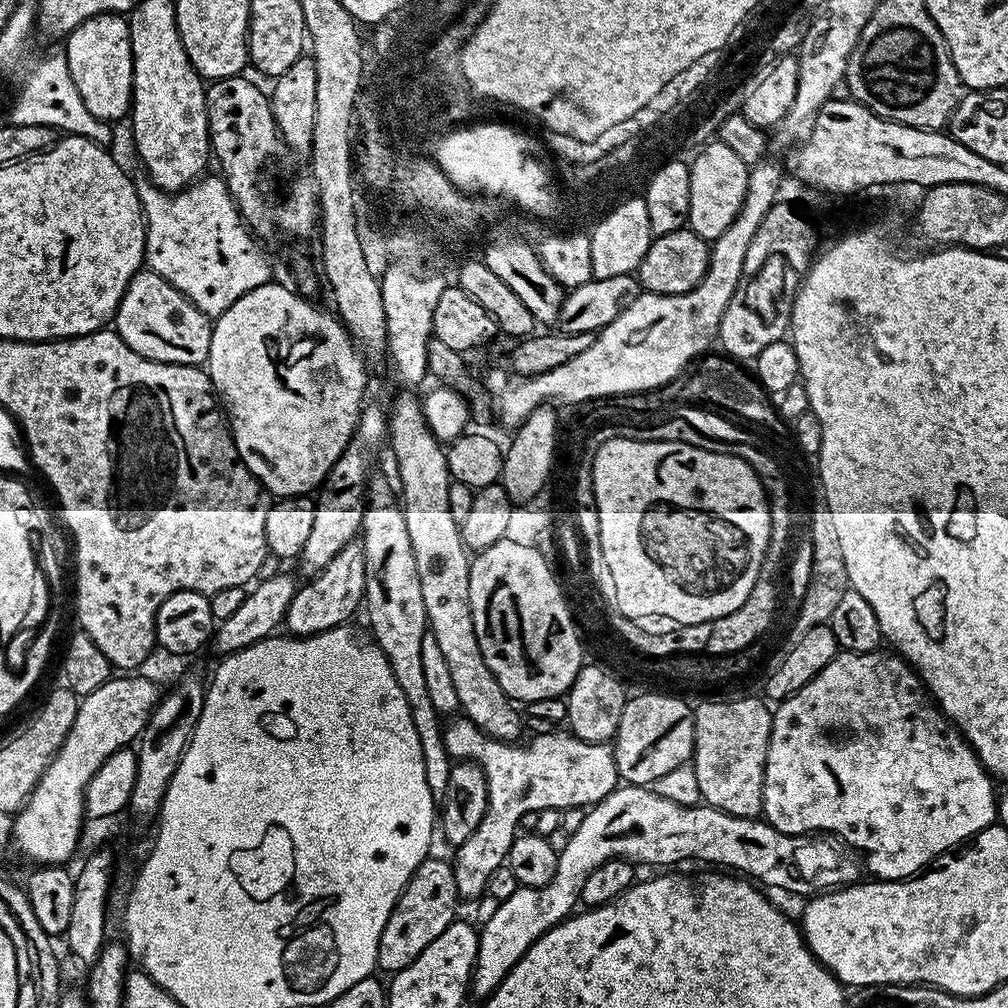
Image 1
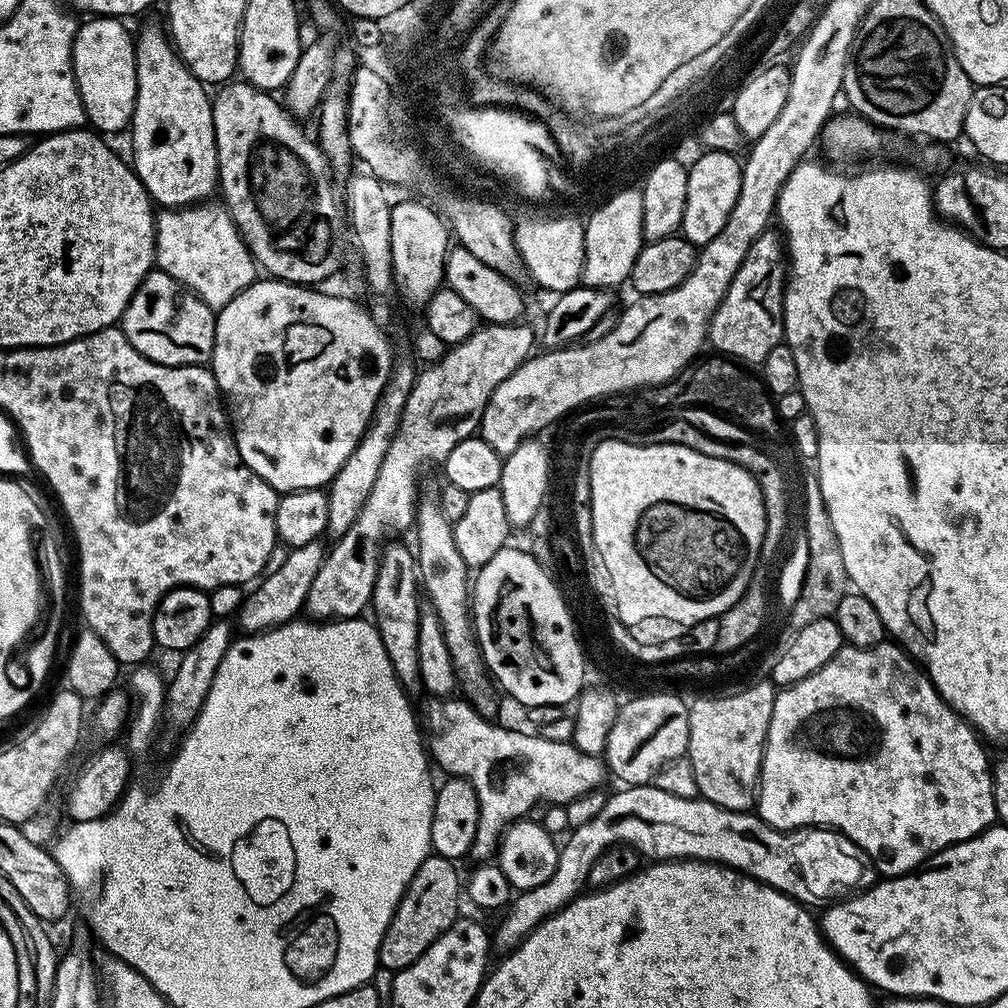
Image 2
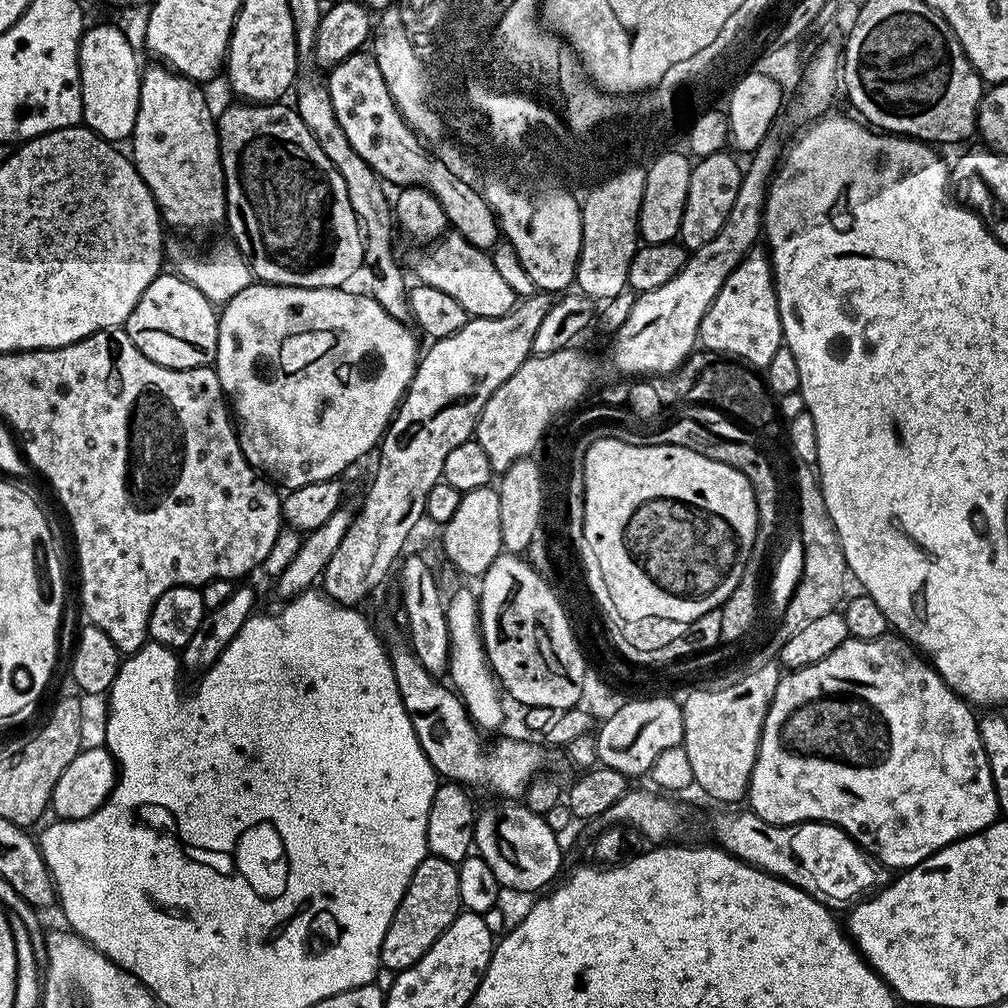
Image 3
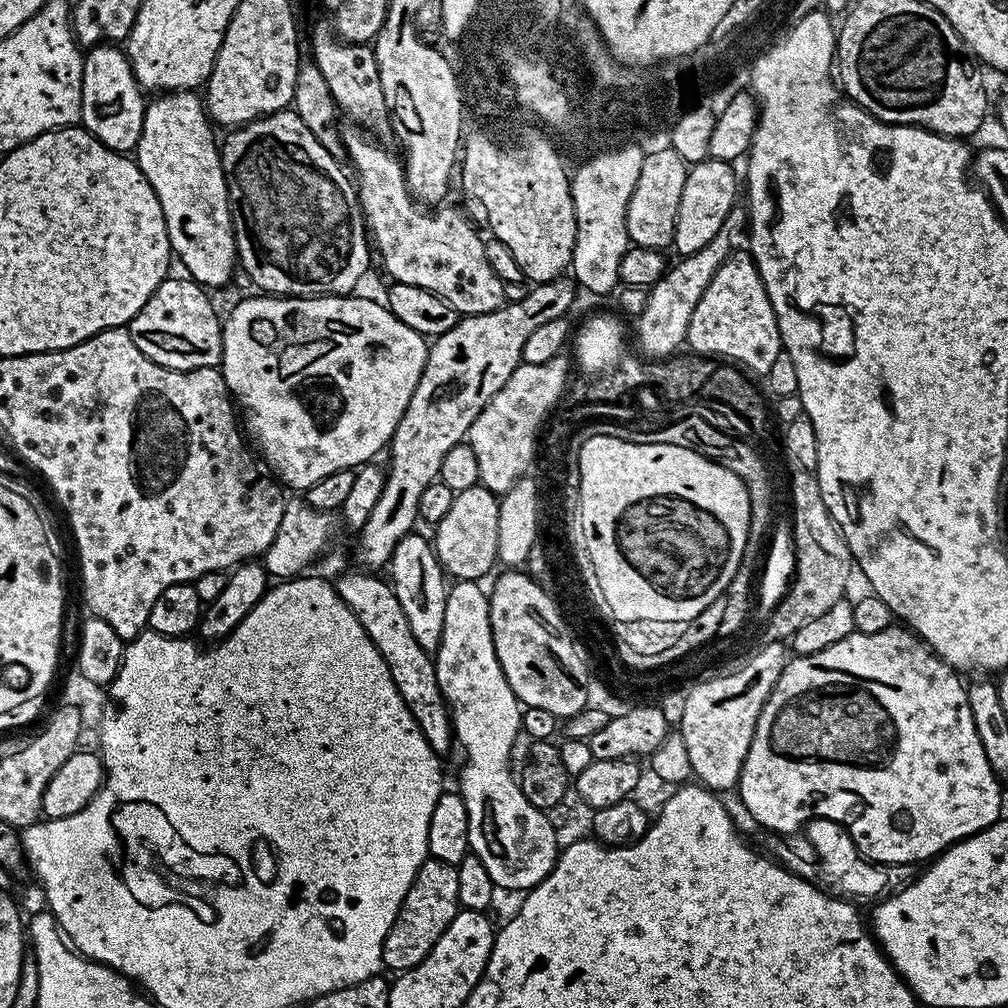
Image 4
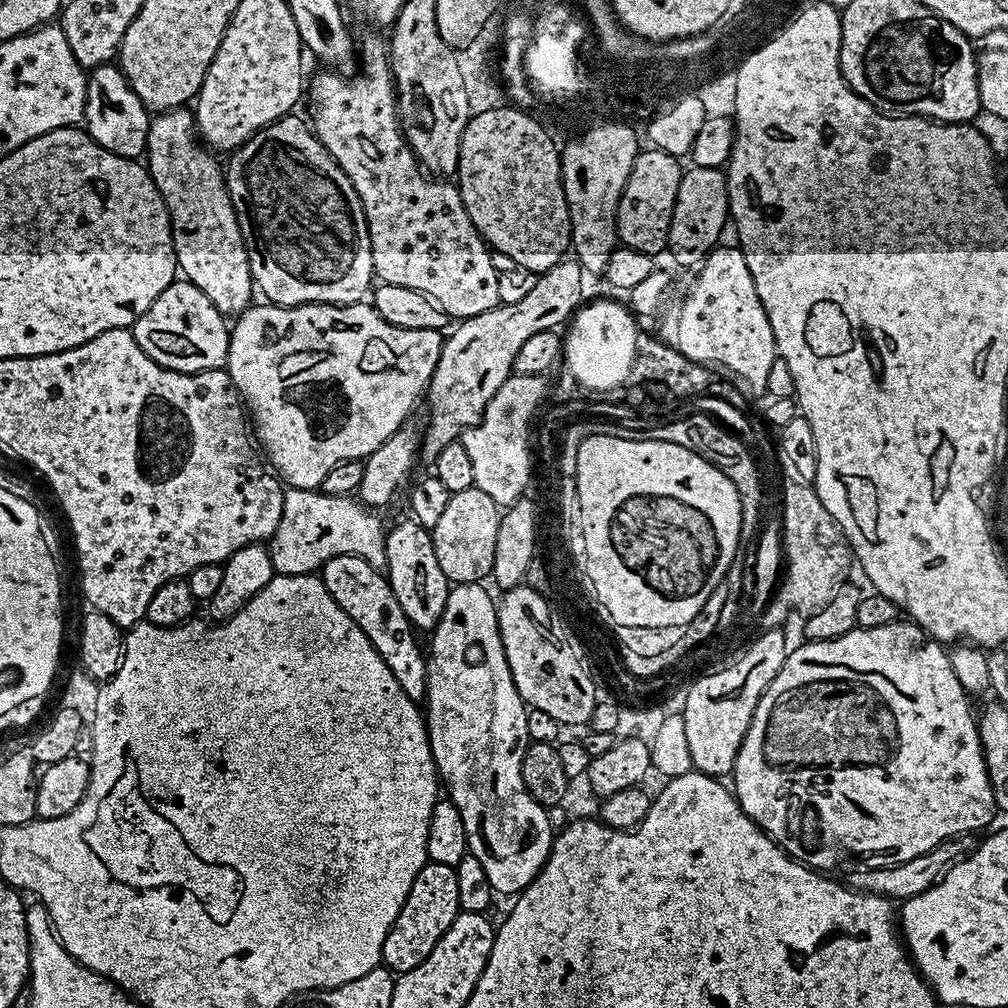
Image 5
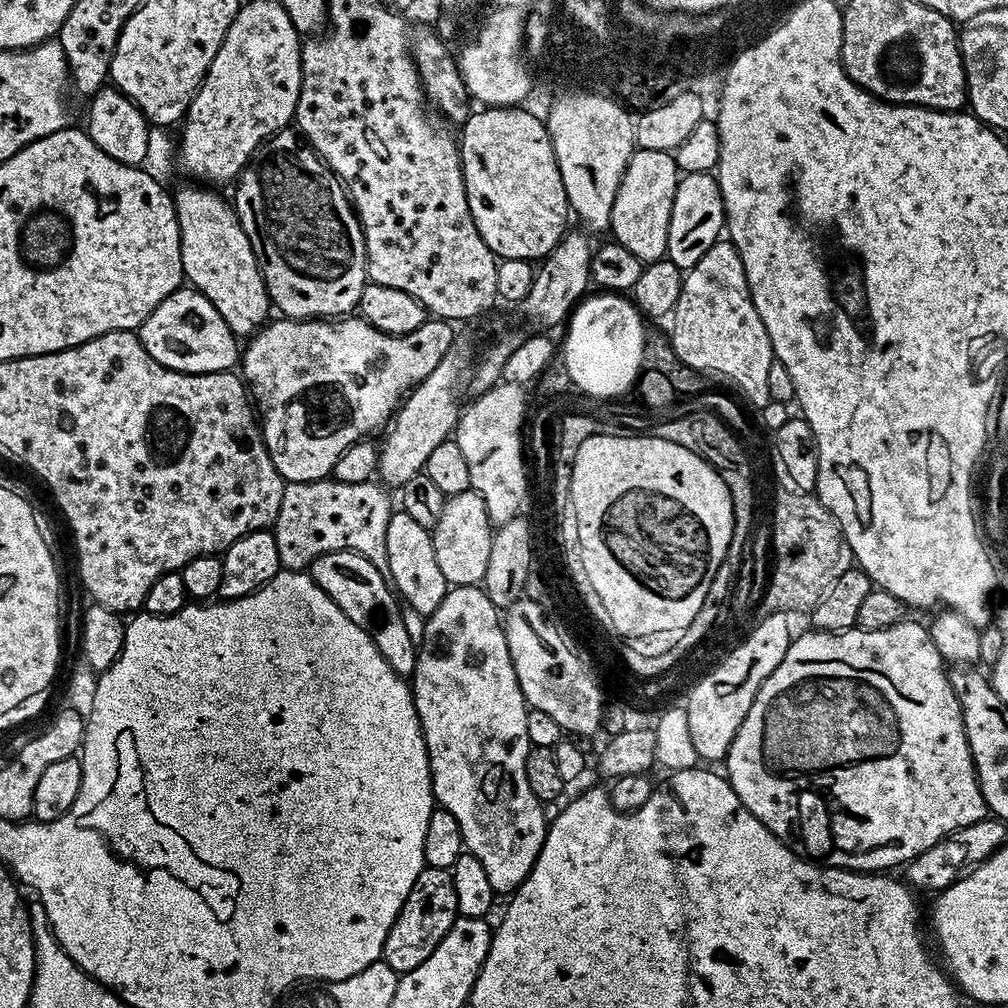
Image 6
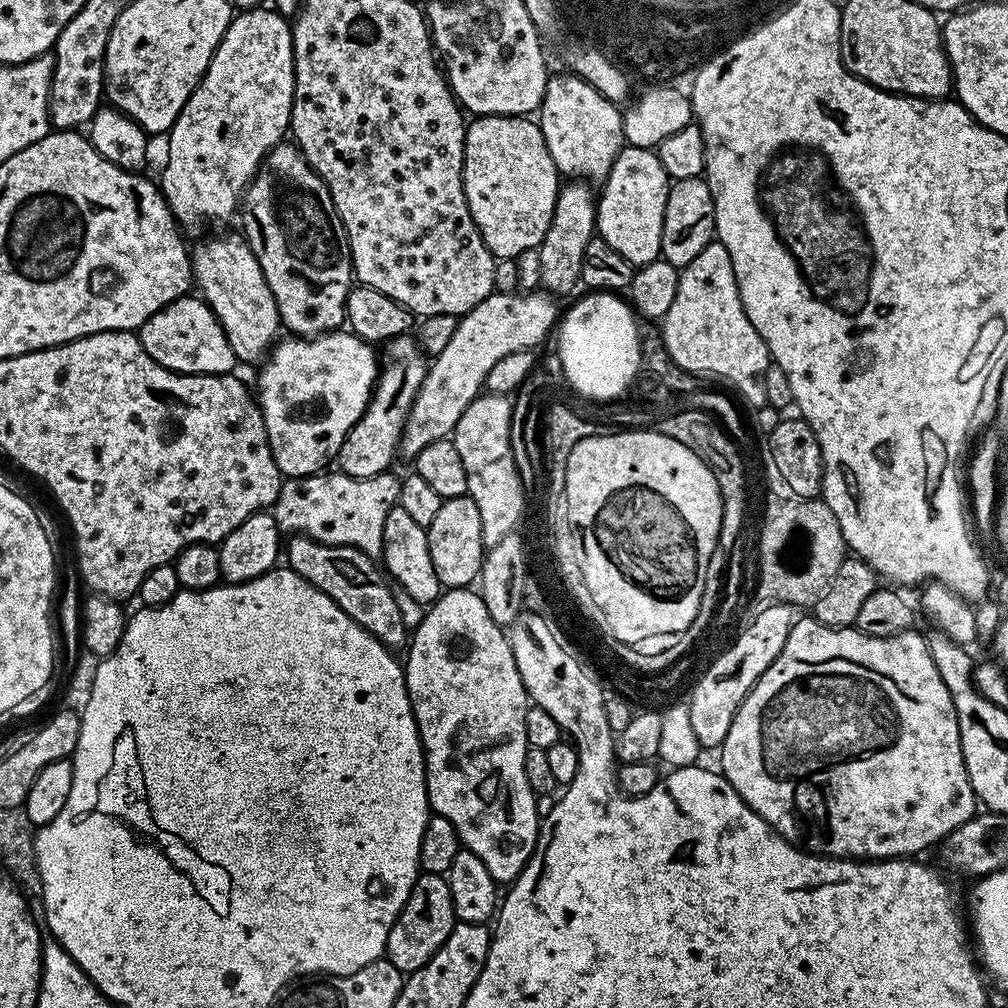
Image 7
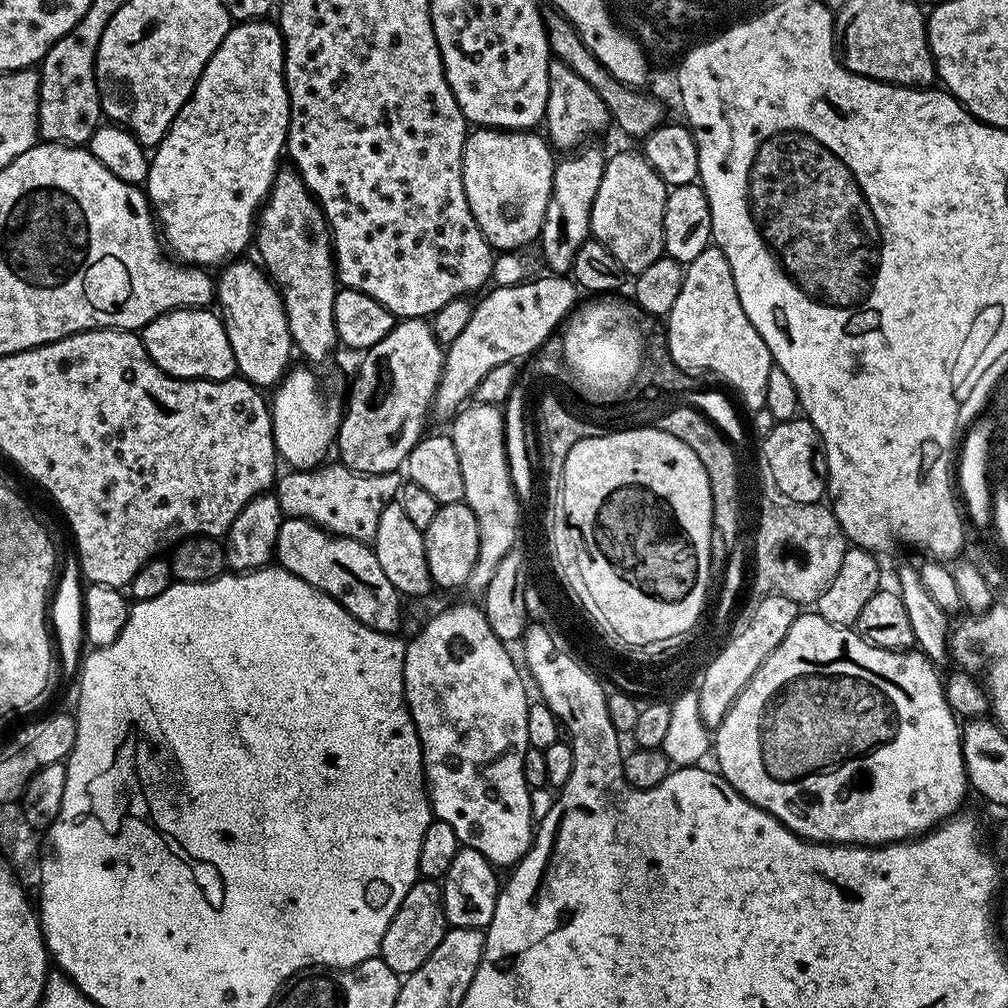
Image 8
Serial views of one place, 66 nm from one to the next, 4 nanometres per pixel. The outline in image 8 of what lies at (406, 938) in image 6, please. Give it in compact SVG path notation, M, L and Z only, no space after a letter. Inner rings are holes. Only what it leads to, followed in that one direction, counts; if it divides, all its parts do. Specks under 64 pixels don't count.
M427 878L417 879L415 884L410 886L406 898L398 906L390 926L380 943L379 959L390 966L397 976L403 978L409 976L418 966L422 966L434 954L438 942L442 942L444 933L450 925L444 917L444 894L441 885L437 881Z

